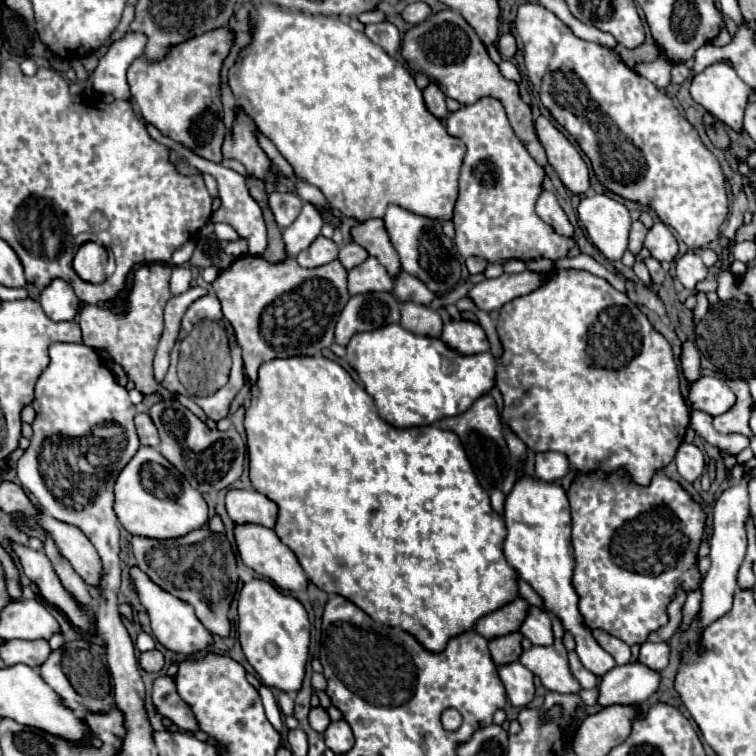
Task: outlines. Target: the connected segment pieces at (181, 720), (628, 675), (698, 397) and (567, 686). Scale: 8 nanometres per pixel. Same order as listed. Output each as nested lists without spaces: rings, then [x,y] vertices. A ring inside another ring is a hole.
[[[159,677],[153,685],[153,703],[157,711],[169,717],[181,731],[199,731],[197,719],[193,719],[193,711],[189,705],[177,695],[177,685],[173,677]]]
[[[641,661],[613,667],[599,685],[599,705],[641,703],[657,691],[661,683],[659,671],[645,667]]]
[[[701,377],[689,389],[689,403],[697,411],[705,411],[713,417],[729,411],[737,401],[731,387],[719,377]]]
[[[557,617],[555,625],[555,643],[551,647],[531,647],[529,651],[523,651],[521,663],[535,675],[539,675],[541,683],[555,693],[579,693],[581,685],[577,679],[573,679],[573,673],[569,671],[567,661],[567,649],[563,645],[563,625]]]

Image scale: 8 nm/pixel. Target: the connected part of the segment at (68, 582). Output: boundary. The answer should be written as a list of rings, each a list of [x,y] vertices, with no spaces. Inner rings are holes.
[[[47,535],[47,539],[45,539],[45,555],[51,559],[53,569],[55,569],[55,573],[59,575],[63,587],[65,587],[77,601],[81,601],[81,603],[91,603],[91,595],[89,595],[89,591],[87,591],[85,581],[73,571],[73,567],[69,565],[69,561],[57,551],[57,545],[53,543],[53,539],[51,539],[49,535]]]

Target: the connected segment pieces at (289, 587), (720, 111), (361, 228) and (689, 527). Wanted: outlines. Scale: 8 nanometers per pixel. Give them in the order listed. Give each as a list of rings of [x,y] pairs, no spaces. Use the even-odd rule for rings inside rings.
[[[237,525],[235,527],[235,539],[237,539],[237,549],[243,559],[243,563],[251,569],[255,569],[263,579],[275,583],[283,591],[305,591],[309,585],[309,579],[299,565],[297,557],[293,551],[281,543],[281,539],[275,535],[273,529],[261,527],[261,525]]]
[[[713,63],[709,65],[705,71],[697,73],[693,77],[693,83],[691,83],[691,97],[701,103],[715,119],[723,121],[725,125],[729,125],[733,131],[741,133],[743,131],[743,111],[747,107],[747,101],[749,101],[749,85],[743,83],[735,69],[729,65],[729,63]]]
[[[367,219],[351,227],[351,239],[370,252],[370,256],[377,258],[384,267],[387,267],[391,277],[399,273],[401,269],[399,255],[385,231],[383,219]]]
[[[625,469],[613,473],[593,471],[573,479],[569,491],[573,519],[575,573],[573,589],[579,595],[579,613],[591,629],[603,629],[627,645],[647,641],[649,633],[667,625],[667,605],[683,585],[685,593],[699,589],[701,573],[697,567],[697,551],[705,531],[705,511],[693,497],[663,471],[657,471],[647,487],[633,483]]]

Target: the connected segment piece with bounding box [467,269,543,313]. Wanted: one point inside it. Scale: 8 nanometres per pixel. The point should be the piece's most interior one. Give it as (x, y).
(491, 294)

